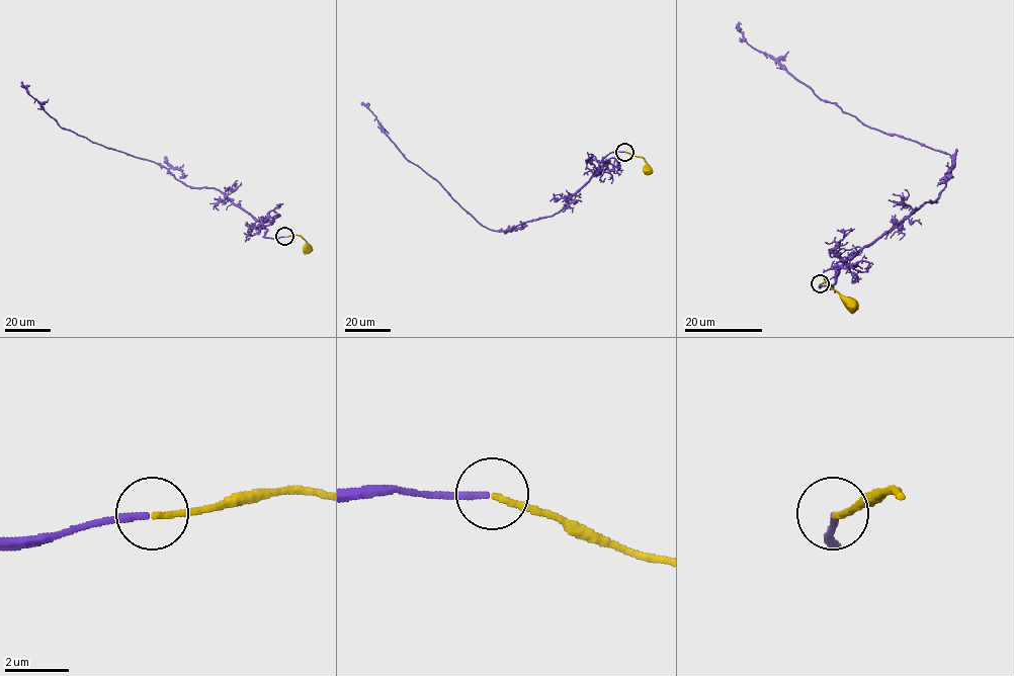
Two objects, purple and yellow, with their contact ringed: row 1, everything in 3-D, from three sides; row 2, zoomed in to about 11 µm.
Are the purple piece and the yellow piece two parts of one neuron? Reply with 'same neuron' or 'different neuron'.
same neuron

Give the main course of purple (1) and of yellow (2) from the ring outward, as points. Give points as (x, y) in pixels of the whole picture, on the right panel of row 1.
1: (819, 283), (832, 285), (836, 269), (936, 199), (953, 159), (864, 125), (821, 100), (752, 48), (740, 21)
2: (819, 283), (827, 281), (858, 307)

